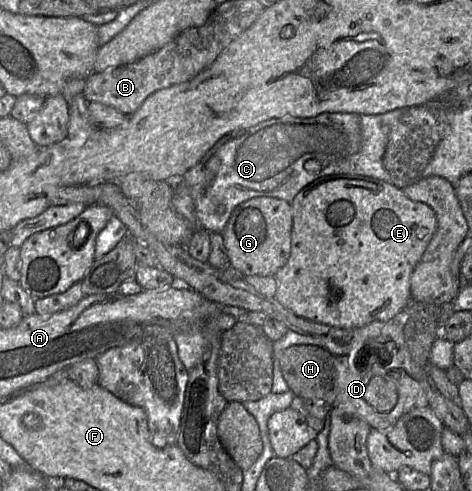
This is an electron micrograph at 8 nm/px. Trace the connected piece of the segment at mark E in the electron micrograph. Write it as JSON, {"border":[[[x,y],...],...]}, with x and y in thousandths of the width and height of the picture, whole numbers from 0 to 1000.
{"border":[[[706,354],[678,360],[644,381],[614,418],[619,424],[617,509],[604,540],[581,560],[587,574],[581,607],[633,646],[712,668],[758,668],[790,654],[841,650],[871,611],[871,560],[924,470],[922,432],[900,413],[869,407],[850,385],[824,373],[758,354]]]}

